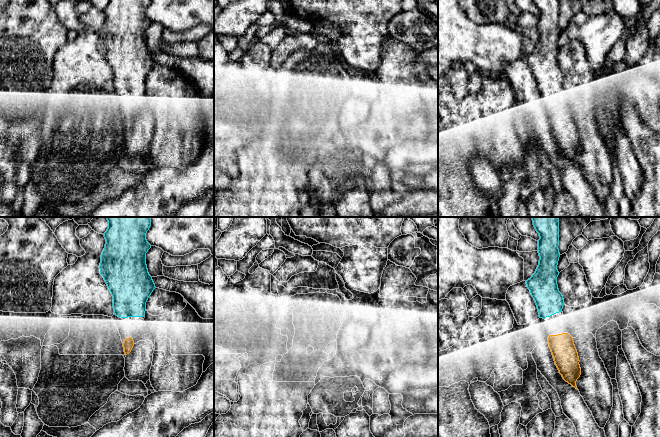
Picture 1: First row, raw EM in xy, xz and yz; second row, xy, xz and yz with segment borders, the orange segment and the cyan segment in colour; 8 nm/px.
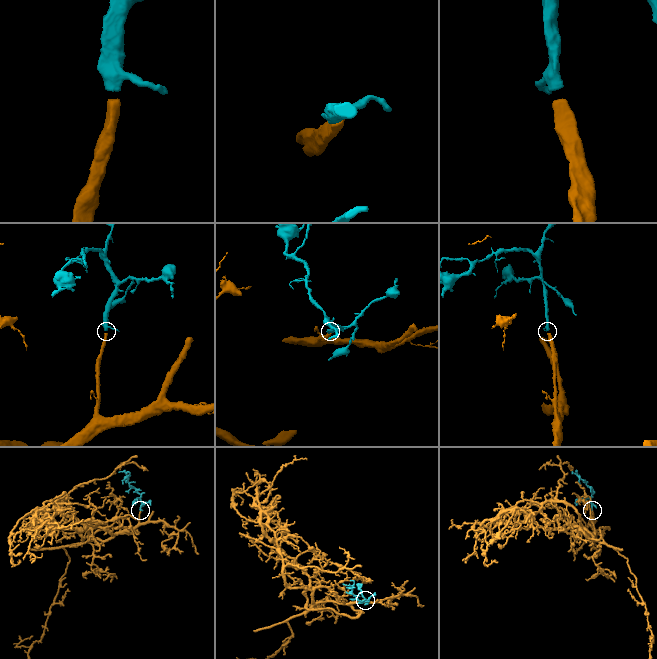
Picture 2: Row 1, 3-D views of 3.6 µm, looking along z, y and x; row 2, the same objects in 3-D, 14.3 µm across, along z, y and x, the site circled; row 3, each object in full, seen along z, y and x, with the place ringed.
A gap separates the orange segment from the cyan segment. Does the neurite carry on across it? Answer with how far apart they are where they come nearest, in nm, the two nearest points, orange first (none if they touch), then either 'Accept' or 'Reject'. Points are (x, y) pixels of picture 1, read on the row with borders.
Distance 140 nm. Across: yz (550, 335), (544, 318). Accept

